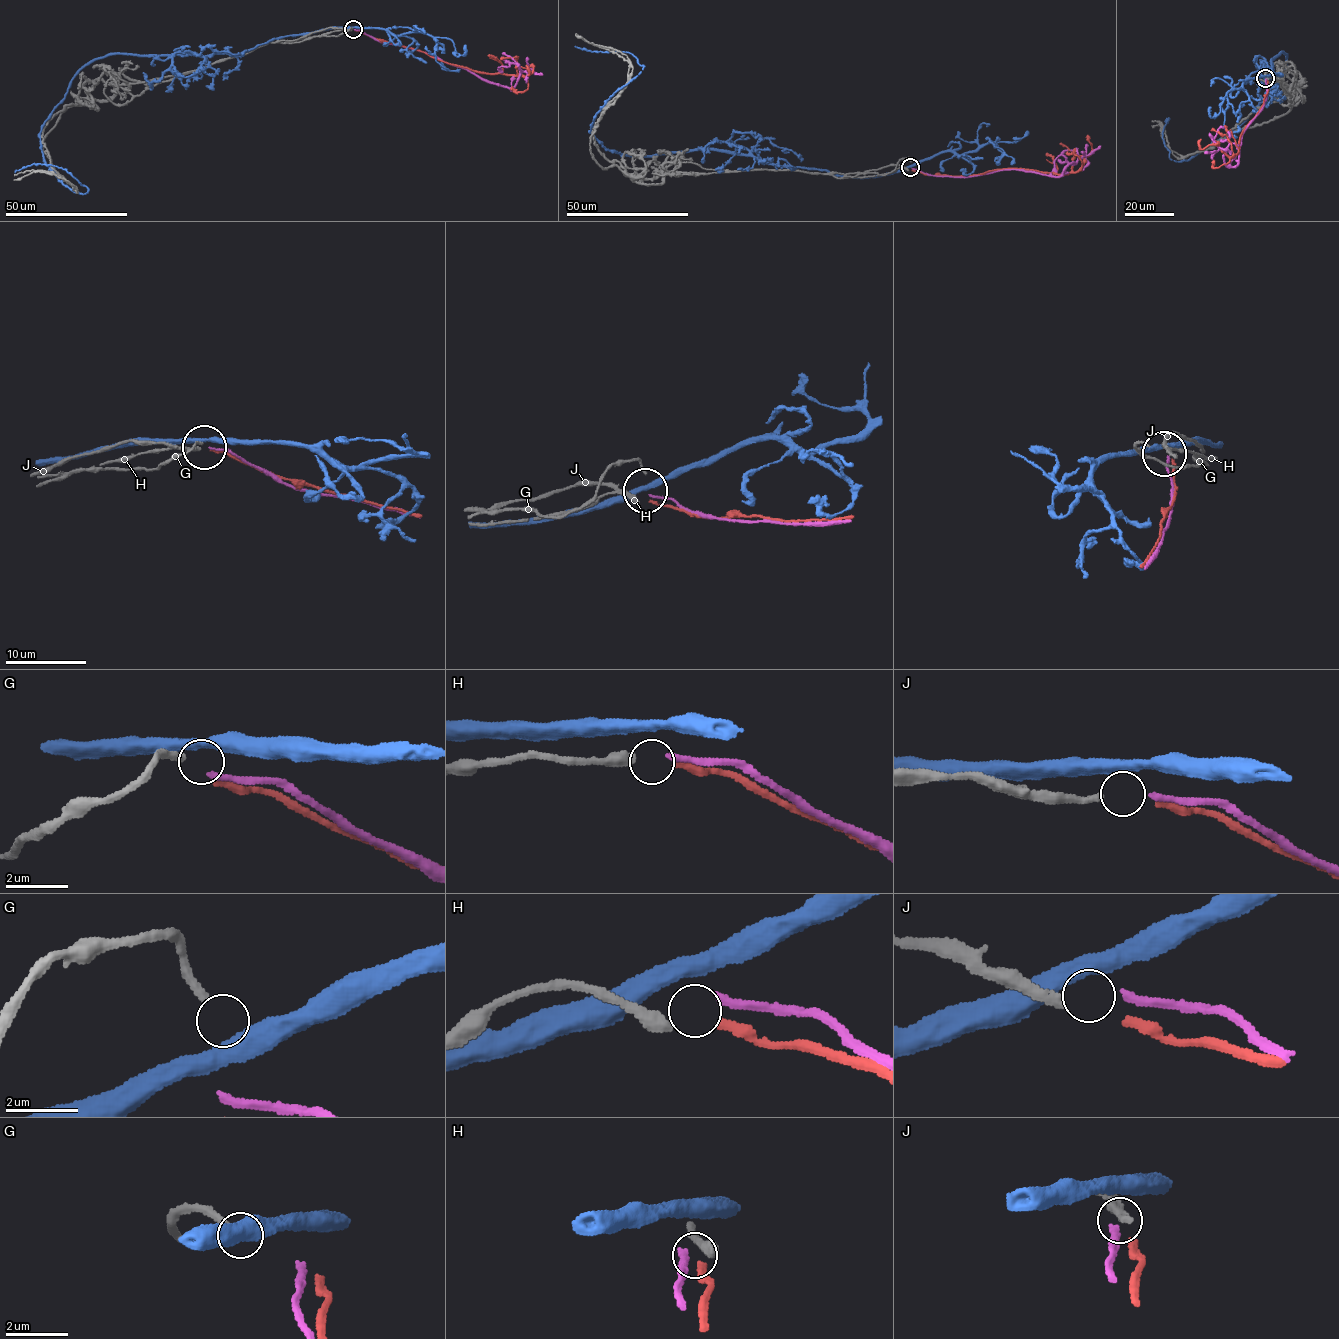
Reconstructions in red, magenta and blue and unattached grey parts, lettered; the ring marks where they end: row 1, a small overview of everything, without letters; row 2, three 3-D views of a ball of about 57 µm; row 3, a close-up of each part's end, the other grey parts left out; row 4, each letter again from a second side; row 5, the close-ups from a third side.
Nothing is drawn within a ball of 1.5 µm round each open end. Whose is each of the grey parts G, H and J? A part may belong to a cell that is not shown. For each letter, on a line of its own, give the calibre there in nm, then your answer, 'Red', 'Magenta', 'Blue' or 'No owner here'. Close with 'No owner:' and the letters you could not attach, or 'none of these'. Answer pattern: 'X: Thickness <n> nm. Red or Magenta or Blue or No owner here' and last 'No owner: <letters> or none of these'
G: Thickness 240 nm. No owner here
H: Thickness 400 nm. Red
J: Thickness 240 nm. Magenta
No owner: G

